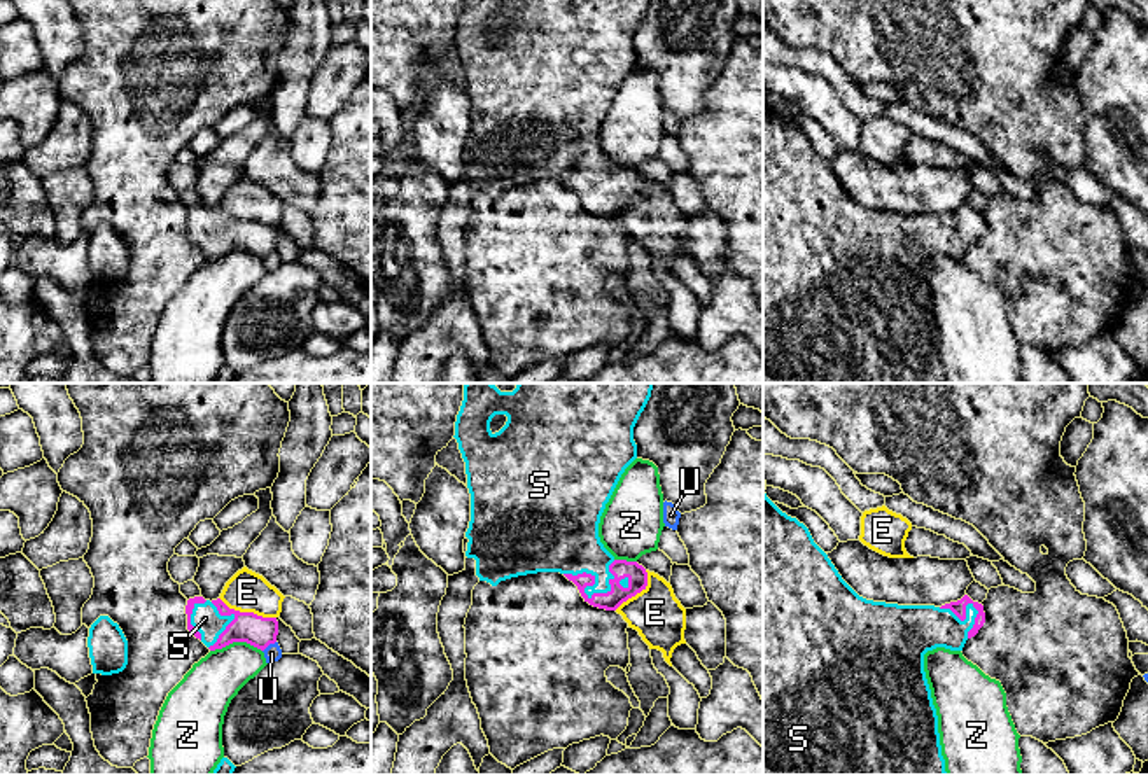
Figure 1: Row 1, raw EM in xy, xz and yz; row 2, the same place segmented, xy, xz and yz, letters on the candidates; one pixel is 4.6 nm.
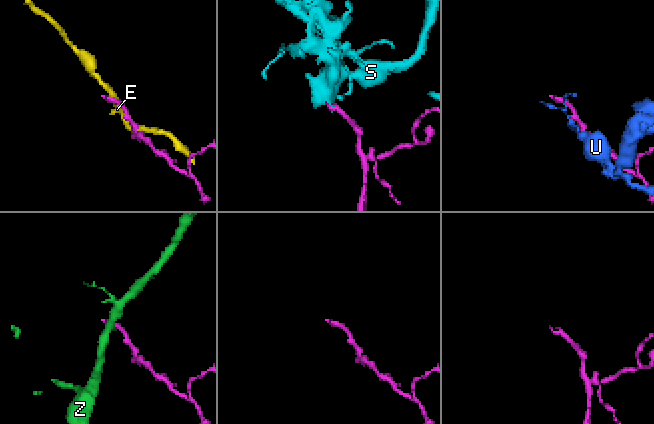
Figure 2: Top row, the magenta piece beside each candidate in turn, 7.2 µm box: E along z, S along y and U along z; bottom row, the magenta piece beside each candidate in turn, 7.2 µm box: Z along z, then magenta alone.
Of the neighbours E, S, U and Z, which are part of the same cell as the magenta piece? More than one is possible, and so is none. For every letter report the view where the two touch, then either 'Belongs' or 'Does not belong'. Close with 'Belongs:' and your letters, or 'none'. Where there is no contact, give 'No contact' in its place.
E: Touches magenta in xy. Does not belong
S: Touches magenta in xz. Belongs
U: Touches magenta in xy. Does not belong
Z: Touches magenta in xy. Does not belong
Belongs: S

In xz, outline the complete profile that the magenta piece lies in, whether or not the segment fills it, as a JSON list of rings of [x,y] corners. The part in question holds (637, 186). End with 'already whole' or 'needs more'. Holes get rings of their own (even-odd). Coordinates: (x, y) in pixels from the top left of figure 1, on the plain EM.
[[[464,0],[464,9],[455,30],[455,47],[458,51],[458,58],[466,70],[466,82],[467,82],[467,96],[471,101],[471,129],[464,147],[464,161],[466,161],[466,177],[458,182],[448,184],[448,196],[446,203],[441,208],[439,220],[438,220],[438,241],[441,252],[444,255],[444,262],[453,278],[453,289],[450,290],[448,297],[427,317],[427,324],[420,329],[415,329],[402,343],[399,343],[396,369],[392,376],[392,383],[434,383],[436,376],[439,374],[443,364],[457,352],[462,352],[472,369],[476,378],[483,371],[483,366],[490,362],[488,348],[481,338],[481,327],[478,322],[476,313],[472,311],[467,289],[466,289],[466,226],[472,213],[472,198],[480,189],[486,189],[492,194],[497,194],[500,189],[537,182],[537,180],[560,180],[569,189],[572,189],[584,210],[593,215],[616,219],[623,210],[635,205],[648,194],[648,180],[637,170],[616,168],[600,150],[598,145],[598,131],[600,124],[609,110],[621,82],[625,77],[637,66],[637,52],[634,49],[634,35],[644,19],[651,0]],[[495,23],[506,23],[508,30],[499,40],[490,38],[490,30]]] | needs more

